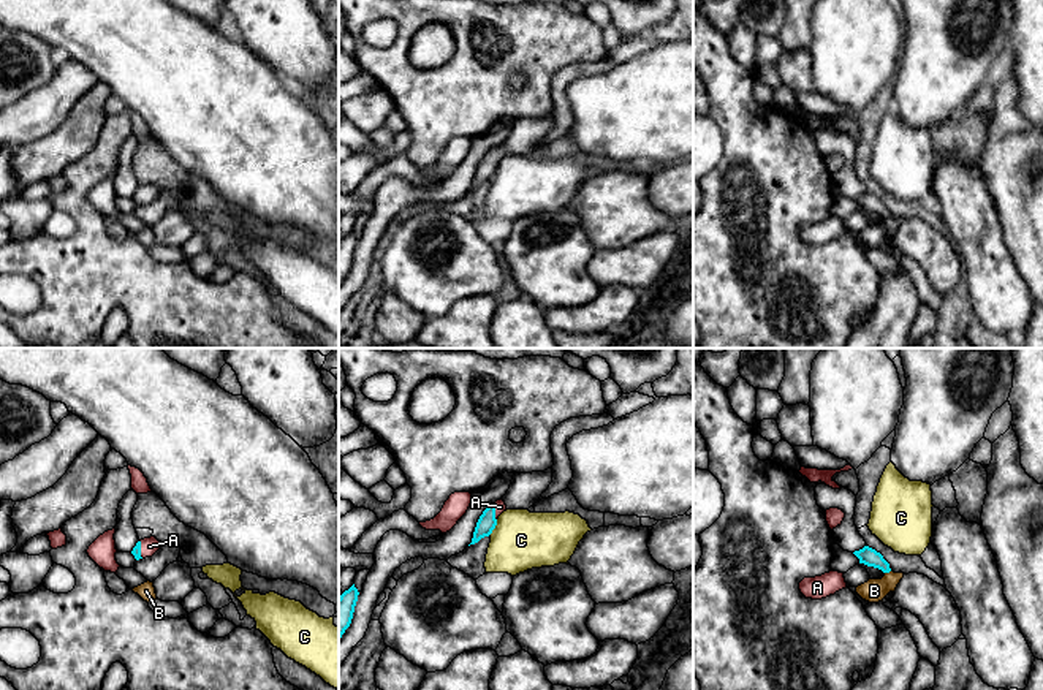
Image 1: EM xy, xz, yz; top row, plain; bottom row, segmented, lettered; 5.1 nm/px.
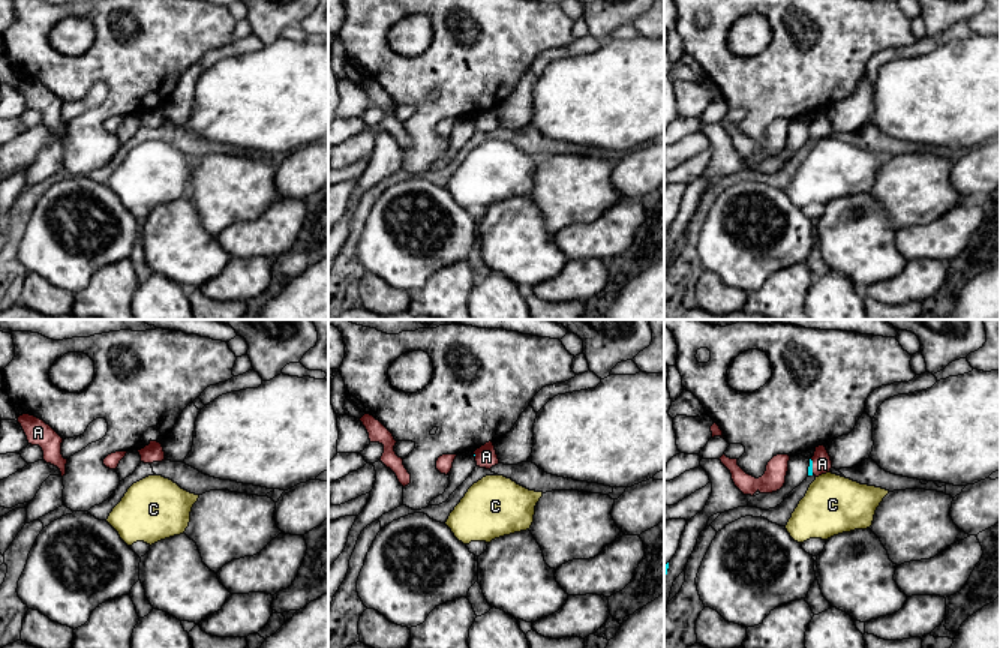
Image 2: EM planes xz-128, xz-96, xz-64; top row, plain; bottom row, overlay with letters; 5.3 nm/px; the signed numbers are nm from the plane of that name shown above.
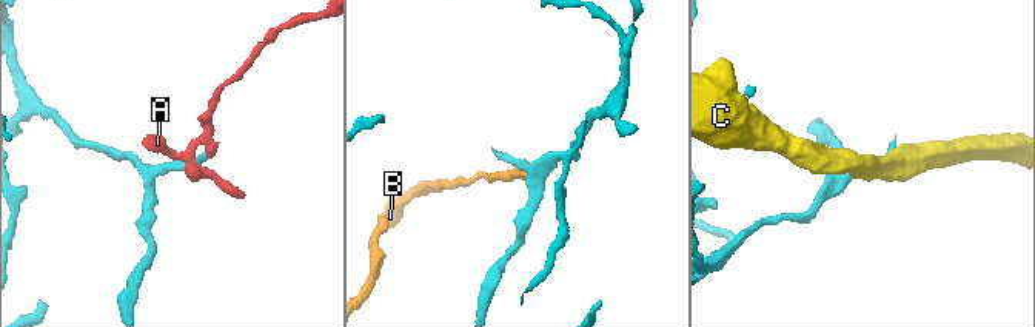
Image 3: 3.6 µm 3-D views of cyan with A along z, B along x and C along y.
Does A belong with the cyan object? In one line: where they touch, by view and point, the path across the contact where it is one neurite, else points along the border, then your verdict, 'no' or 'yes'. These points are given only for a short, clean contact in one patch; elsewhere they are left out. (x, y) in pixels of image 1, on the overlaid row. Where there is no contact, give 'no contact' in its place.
meets cyan in xz at (494, 511); no

